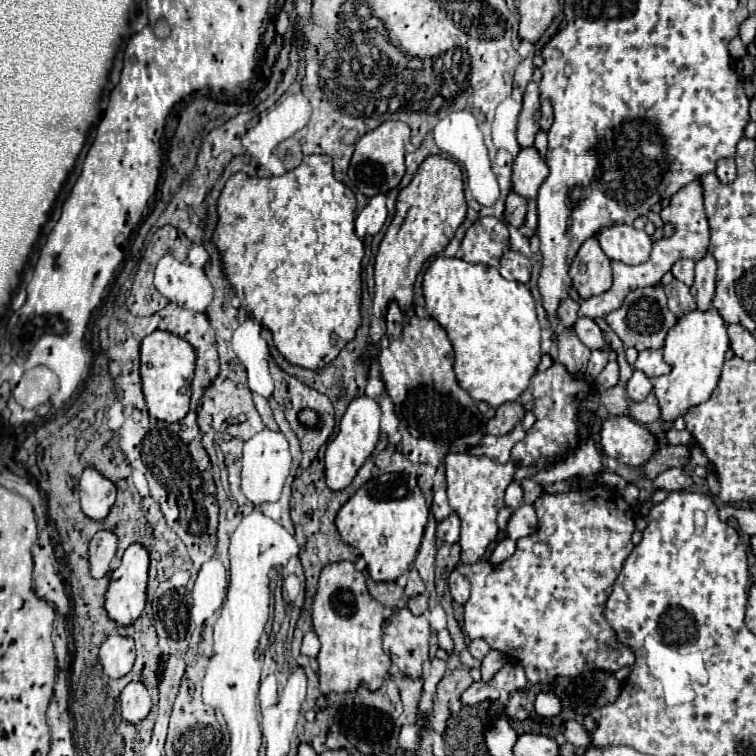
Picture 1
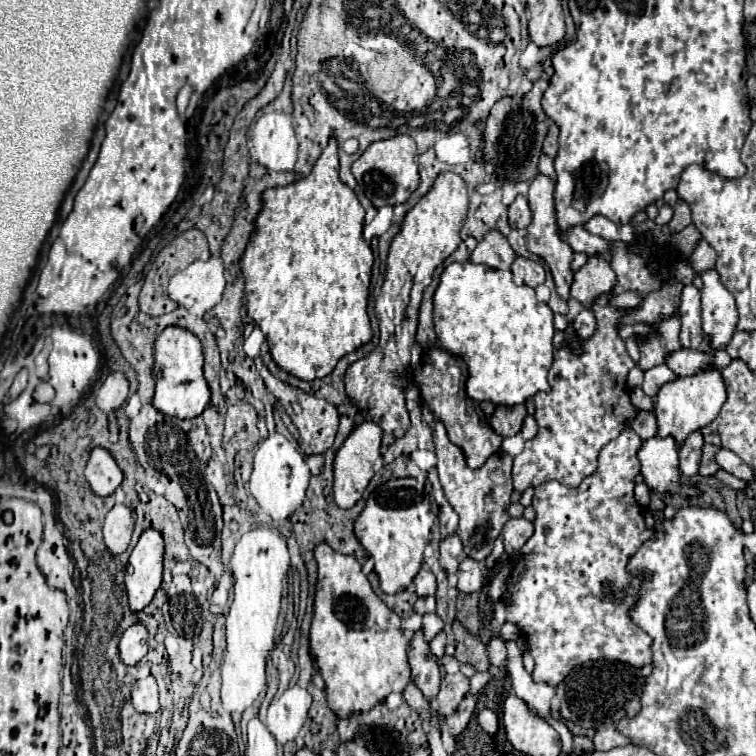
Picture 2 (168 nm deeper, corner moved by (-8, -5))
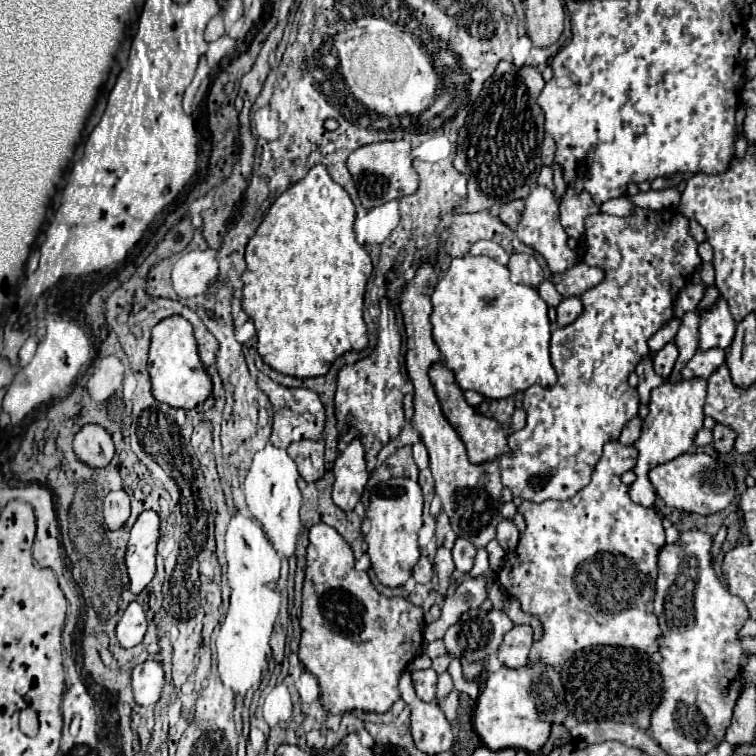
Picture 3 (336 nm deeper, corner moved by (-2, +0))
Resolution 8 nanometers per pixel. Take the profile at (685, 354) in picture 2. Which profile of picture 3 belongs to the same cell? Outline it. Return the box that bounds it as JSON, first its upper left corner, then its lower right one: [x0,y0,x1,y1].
[682,349,726,379]

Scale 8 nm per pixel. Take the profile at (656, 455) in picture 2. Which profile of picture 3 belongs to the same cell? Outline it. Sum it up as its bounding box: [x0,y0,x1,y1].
[650,453,736,515]

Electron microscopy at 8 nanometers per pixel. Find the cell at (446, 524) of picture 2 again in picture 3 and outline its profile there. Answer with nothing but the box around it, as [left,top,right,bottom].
[436,511,456,549]

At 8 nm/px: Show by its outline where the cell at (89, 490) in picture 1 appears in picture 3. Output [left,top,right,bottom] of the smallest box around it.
[74,423,114,467]

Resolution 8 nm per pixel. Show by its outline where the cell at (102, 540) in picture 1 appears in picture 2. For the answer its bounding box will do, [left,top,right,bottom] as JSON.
[102,504,134,556]

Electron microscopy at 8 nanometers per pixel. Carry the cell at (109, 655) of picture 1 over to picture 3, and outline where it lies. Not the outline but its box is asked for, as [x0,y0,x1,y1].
[116,601,146,649]

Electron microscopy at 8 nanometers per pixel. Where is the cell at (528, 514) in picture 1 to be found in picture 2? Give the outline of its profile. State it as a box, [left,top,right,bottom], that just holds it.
[502,516,534,556]

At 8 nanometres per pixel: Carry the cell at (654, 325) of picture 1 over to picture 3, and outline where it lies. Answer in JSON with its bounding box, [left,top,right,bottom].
[636,357,666,405]

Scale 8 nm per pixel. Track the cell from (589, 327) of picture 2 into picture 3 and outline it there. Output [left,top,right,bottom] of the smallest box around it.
[556,297,582,327]

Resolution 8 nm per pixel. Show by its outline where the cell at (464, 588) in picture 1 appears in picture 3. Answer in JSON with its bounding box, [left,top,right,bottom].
[452,537,476,573]

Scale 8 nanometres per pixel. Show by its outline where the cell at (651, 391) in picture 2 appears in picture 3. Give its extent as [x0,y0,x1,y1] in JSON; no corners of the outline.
[652,341,678,379]

